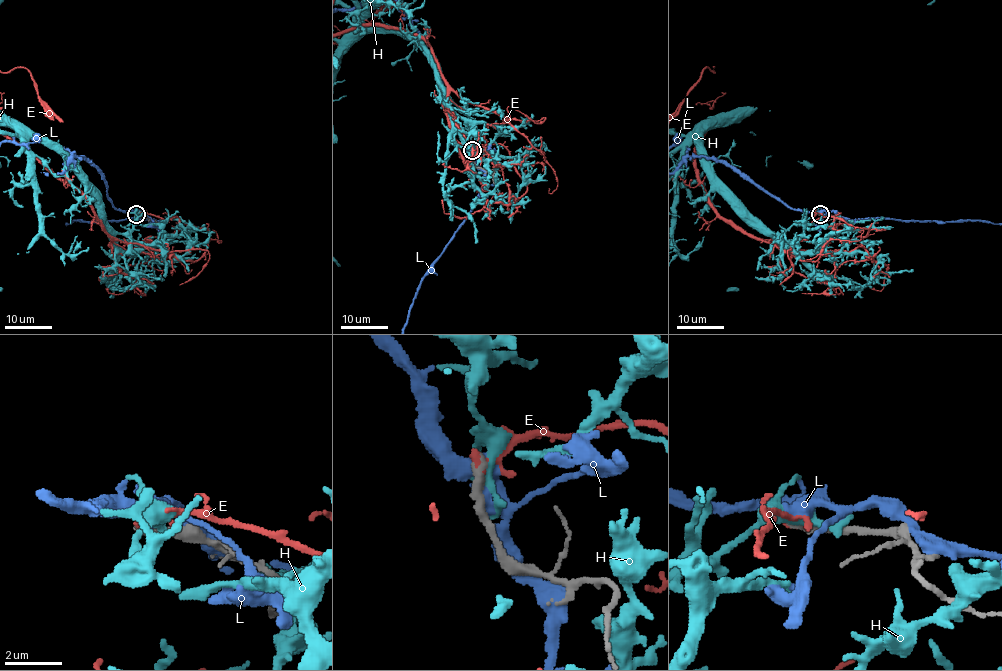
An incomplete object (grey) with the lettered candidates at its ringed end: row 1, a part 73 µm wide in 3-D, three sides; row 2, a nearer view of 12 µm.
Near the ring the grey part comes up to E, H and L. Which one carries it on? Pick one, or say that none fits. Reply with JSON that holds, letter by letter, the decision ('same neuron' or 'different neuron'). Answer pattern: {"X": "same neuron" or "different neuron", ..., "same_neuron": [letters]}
{"E": "same neuron", "H": "different neuron", "L": "different neuron", "same_neuron": ["E"]}

